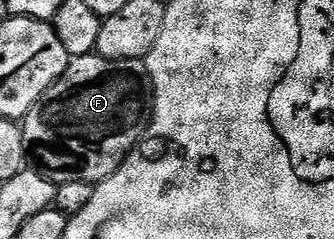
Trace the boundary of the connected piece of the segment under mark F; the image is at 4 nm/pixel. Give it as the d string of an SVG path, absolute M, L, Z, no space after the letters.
M98 55L78 56L69 63L67 70L61 74L54 83L46 90L46 94L42 94L42 98L38 103L28 111L28 115L22 121L24 130L24 141L28 147L28 154L31 163L34 165L35 171L41 174L53 184L59 186L66 182L86 182L93 186L100 183L108 176L120 169L122 162L135 150L137 144L144 138L149 124L152 123L152 105L154 103L154 93L152 90L152 75L144 60L107 60Z

